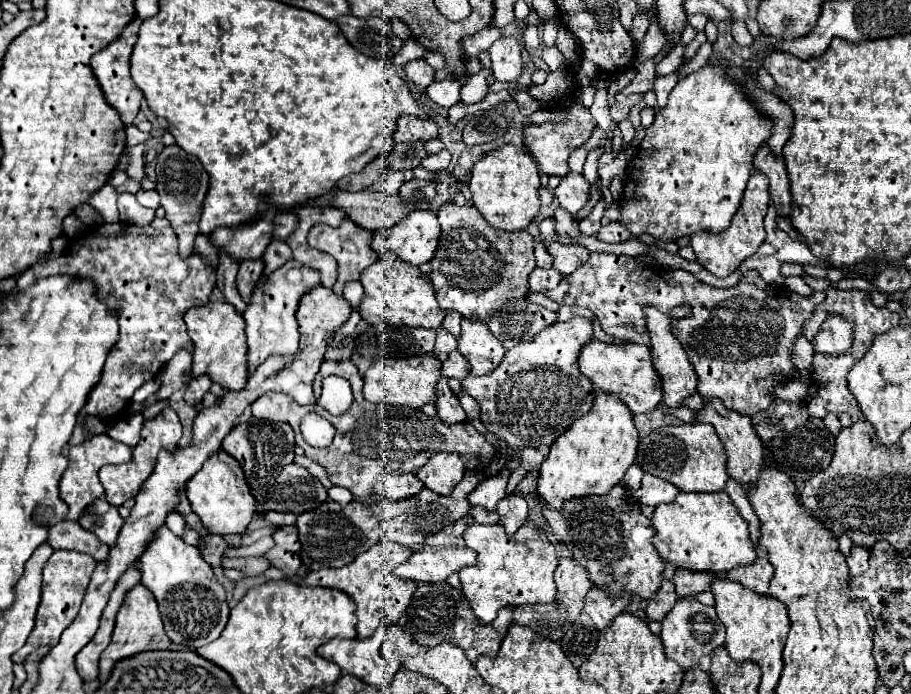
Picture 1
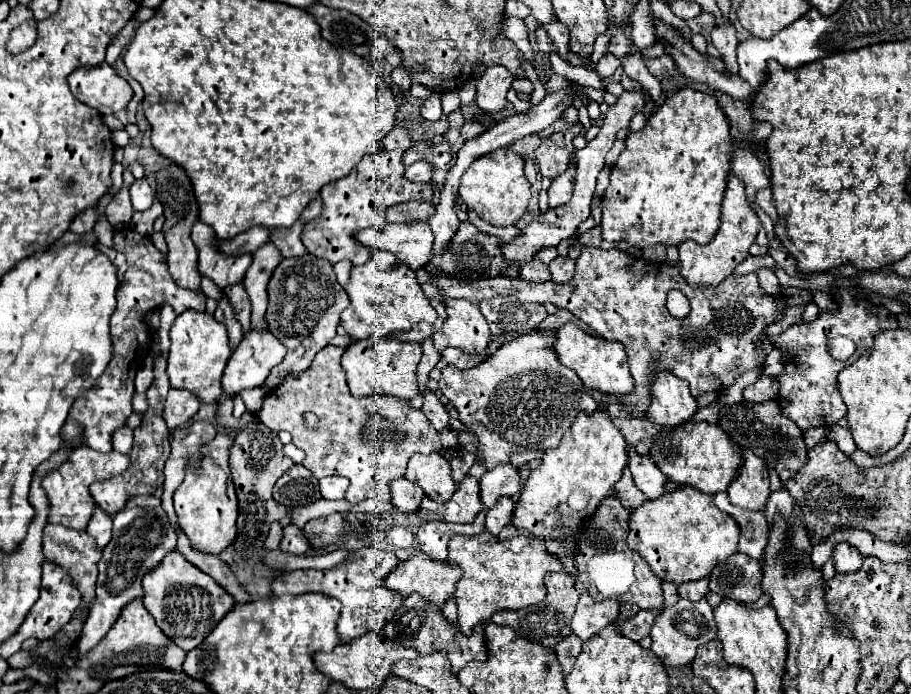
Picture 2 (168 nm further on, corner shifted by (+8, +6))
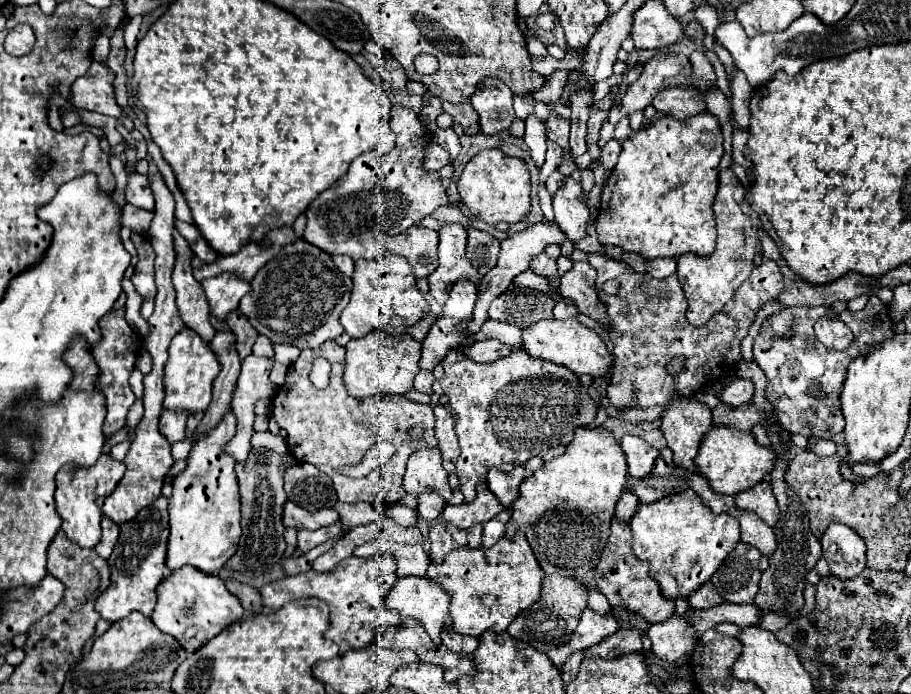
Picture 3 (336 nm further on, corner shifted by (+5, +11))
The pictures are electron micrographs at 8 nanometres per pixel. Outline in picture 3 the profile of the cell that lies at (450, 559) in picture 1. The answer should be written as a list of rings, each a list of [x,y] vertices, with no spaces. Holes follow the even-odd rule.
[[[400,578],[388,598],[386,608],[396,610],[400,618],[412,618],[424,626],[432,642],[440,642],[442,620],[450,610],[450,596],[428,578]]]

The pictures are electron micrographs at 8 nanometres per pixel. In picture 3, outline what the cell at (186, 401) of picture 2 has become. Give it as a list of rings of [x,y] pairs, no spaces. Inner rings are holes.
[[[162,410],[162,416],[160,416],[160,434],[164,434],[164,438],[168,442],[172,442],[172,444],[184,440],[186,438],[186,434],[184,434],[186,420],[188,420],[186,412]]]

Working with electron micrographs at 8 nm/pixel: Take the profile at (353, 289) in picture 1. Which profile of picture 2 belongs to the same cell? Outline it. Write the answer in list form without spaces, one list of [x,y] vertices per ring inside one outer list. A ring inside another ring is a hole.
[[[339,261],[339,263],[335,265],[335,275],[337,275],[337,281],[339,281],[341,285],[347,285],[349,273],[351,273],[351,263],[349,263],[349,261]]]

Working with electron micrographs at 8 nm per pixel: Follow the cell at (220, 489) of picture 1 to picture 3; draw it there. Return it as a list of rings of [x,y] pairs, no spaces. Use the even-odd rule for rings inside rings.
[[[232,410],[224,414],[216,428],[202,434],[190,454],[188,468],[172,482],[170,496],[170,536],[166,566],[168,570],[180,570],[194,566],[204,574],[218,574],[220,568],[236,554],[240,540],[240,494],[234,474],[234,460],[222,452],[224,444],[236,434],[236,416]]]

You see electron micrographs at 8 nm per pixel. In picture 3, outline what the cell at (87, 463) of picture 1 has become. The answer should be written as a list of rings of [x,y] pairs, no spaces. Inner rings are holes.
[[[102,454],[92,468],[68,468],[64,466],[56,476],[56,510],[62,518],[62,530],[66,536],[82,548],[94,548],[100,542],[102,510],[96,504],[98,496],[108,496],[124,476],[124,464]]]

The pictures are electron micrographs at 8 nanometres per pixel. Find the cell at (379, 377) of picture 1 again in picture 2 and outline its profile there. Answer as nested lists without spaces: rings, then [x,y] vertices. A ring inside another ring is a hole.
[[[367,337],[361,341],[353,341],[343,355],[343,369],[347,371],[347,385],[351,395],[369,397],[369,395],[391,395],[403,401],[419,395],[417,387],[417,365],[421,361],[421,345],[419,343],[401,343],[393,339]]]

